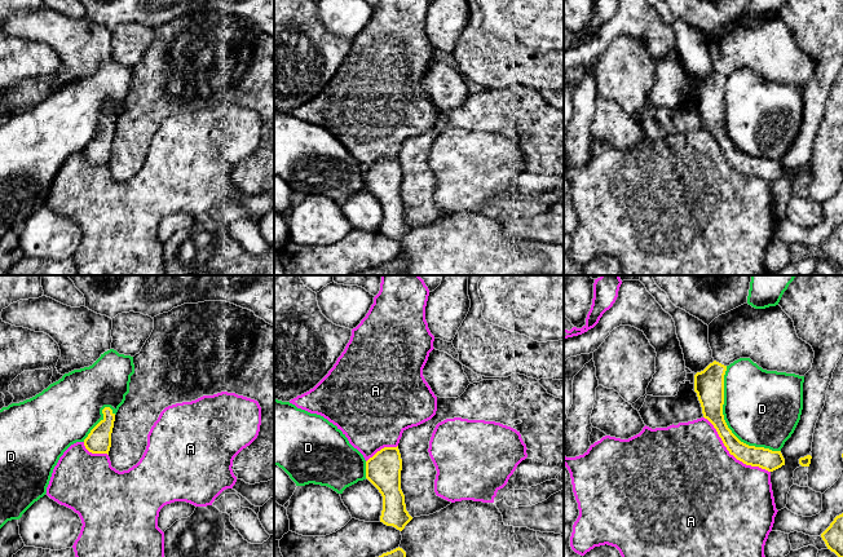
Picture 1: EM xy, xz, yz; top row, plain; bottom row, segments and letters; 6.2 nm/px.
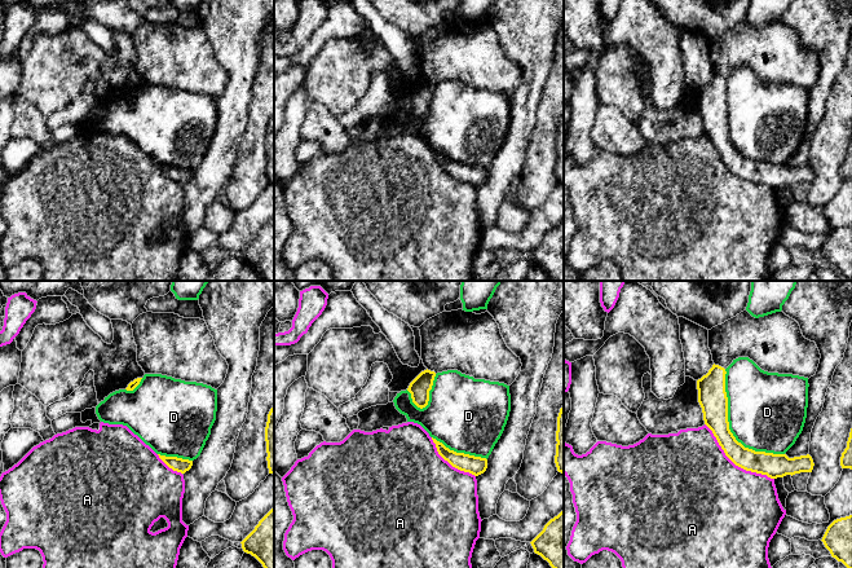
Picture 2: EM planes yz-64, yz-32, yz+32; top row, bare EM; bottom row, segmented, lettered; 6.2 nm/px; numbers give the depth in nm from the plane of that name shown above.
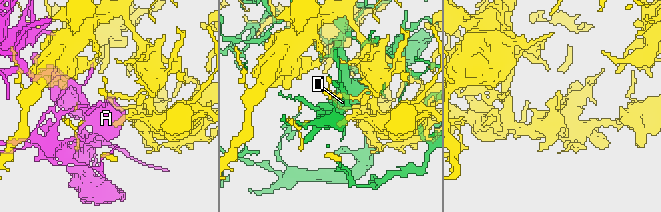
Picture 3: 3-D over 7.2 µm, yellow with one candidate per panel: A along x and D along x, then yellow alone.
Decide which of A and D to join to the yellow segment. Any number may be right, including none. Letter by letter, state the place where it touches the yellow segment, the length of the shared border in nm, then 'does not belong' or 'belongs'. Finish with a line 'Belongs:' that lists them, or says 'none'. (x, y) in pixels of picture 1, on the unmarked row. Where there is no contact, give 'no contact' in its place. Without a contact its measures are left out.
A: yz (732, 164) | 550 nm | belongs
D: yz (725, 133) | 650 nm | does not belong
Belongs: A

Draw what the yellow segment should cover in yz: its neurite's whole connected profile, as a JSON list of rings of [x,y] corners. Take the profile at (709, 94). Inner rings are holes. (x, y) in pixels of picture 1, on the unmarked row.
[[[714,71],[703,81],[694,85],[694,102],[703,124],[701,129],[679,133],[678,136],[672,134],[667,138],[652,140],[645,136],[639,145],[628,150],[605,146],[591,155],[583,165],[575,168],[564,167],[564,176],[570,184],[573,203],[579,220],[579,226],[573,235],[570,247],[570,257],[575,264],[584,266],[595,257],[608,255],[619,261],[623,275],[768,275],[764,256],[778,222],[774,215],[771,184],[785,176],[785,169],[781,162],[749,156],[741,152],[728,138],[723,125],[725,81],[727,76]]]

